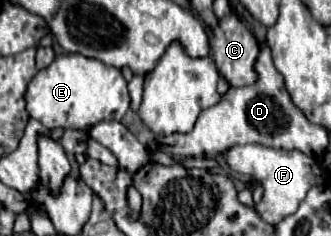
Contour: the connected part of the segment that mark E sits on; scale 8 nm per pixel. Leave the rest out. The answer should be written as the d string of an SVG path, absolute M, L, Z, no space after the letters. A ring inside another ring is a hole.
M65 53L59 55L49 67L41 69L29 83L27 93L25 93L25 101L27 101L27 113L29 117L37 119L43 123L45 129L83 129L87 131L93 123L99 121L121 121L121 117L127 113L129 109L129 93L127 93L127 81L123 79L121 71L103 63L97 63L97 59L85 59L83 55L73 55L73 53Z

